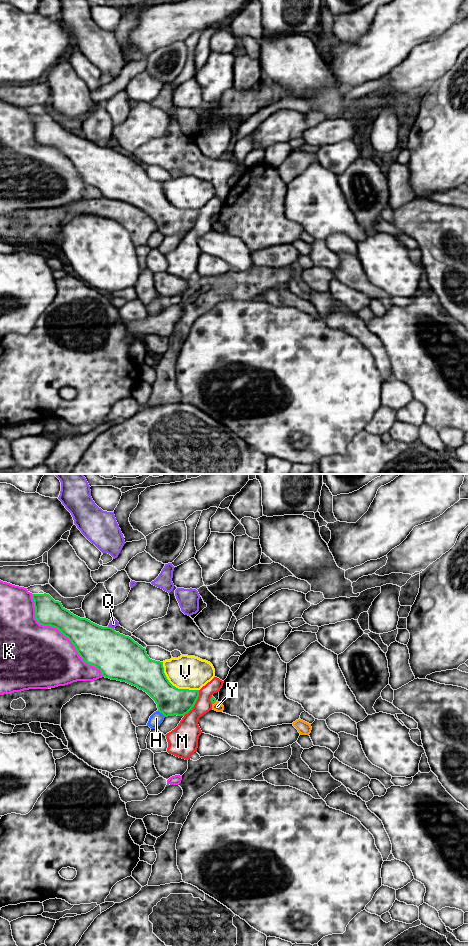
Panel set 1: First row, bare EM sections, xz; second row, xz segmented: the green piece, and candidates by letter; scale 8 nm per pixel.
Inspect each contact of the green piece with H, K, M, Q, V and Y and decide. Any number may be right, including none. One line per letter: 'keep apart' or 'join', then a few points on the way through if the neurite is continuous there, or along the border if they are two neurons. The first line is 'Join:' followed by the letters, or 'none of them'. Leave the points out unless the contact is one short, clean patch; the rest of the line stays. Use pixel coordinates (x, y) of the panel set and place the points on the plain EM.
Join: none of them
H: keep apart
K: keep apart
M: keep apart
Q: keep apart
V: keep apart
Y: keep apart; border along xz (216, 221), (212, 224)

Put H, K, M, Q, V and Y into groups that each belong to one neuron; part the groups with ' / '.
H / K / M / Q / V / Y

